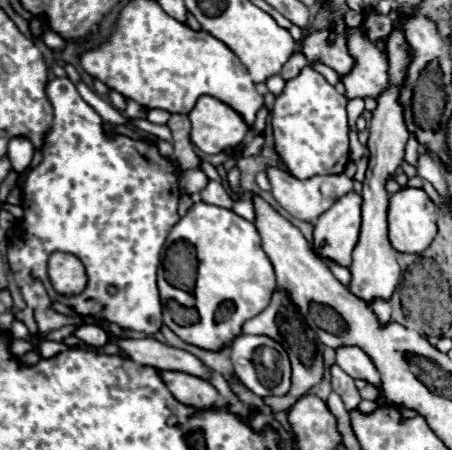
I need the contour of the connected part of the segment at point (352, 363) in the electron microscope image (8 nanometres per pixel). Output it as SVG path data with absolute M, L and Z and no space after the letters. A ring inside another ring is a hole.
M342 346L336 350L336 364L352 378L360 378L368 384L372 384L374 388L378 388L378 406L386 404L382 386L380 386L380 374L376 370L376 366L372 364L372 360L356 346Z

